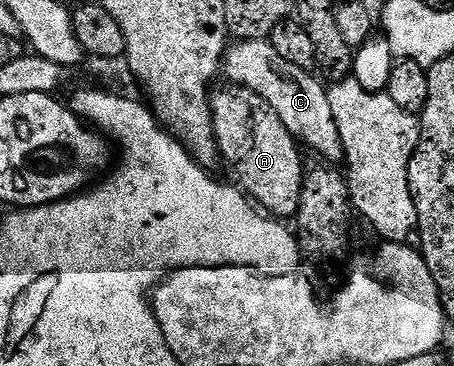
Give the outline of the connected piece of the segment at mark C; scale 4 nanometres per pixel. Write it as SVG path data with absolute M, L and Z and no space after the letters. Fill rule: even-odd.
M245 39L235 41L227 48L223 56L222 70L228 75L232 84L247 87L257 97L265 97L269 105L281 117L285 129L304 148L307 147L318 158L332 164L344 162L341 133L337 133L337 121L333 117L333 105L329 105L328 88L322 87L310 71L297 69L297 65L289 65L277 49L267 39Z

